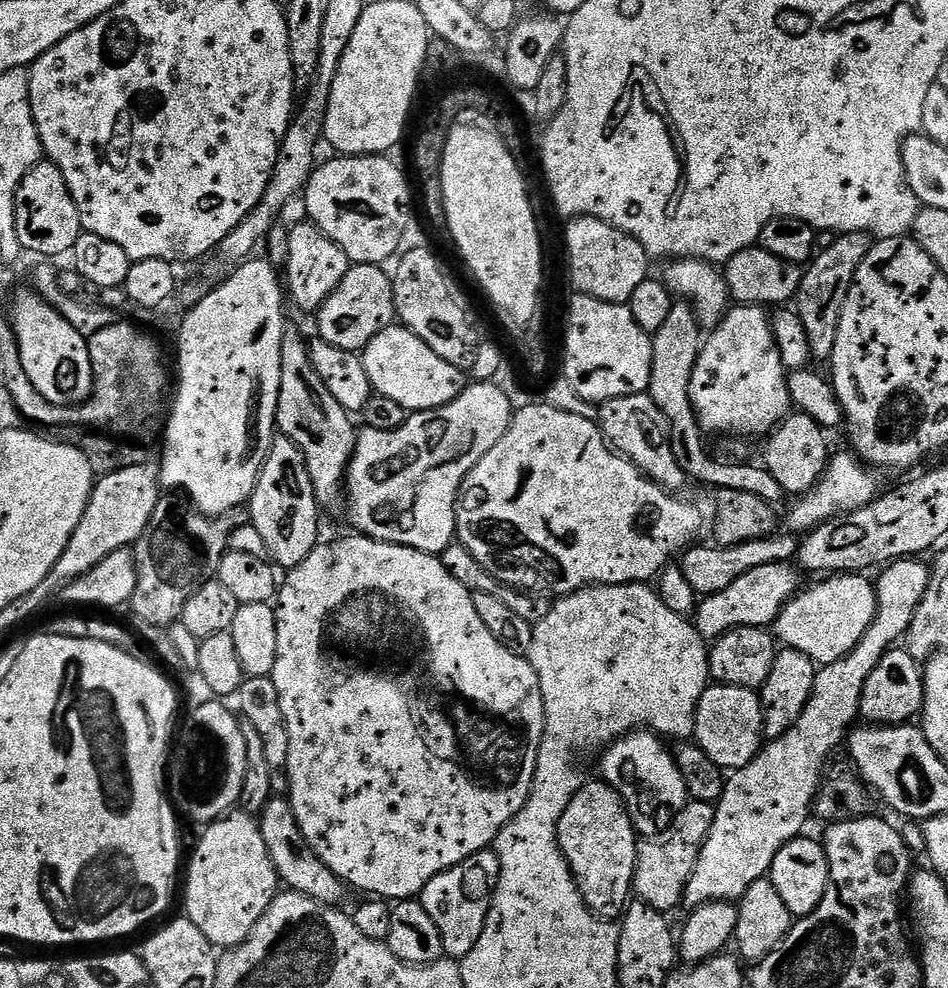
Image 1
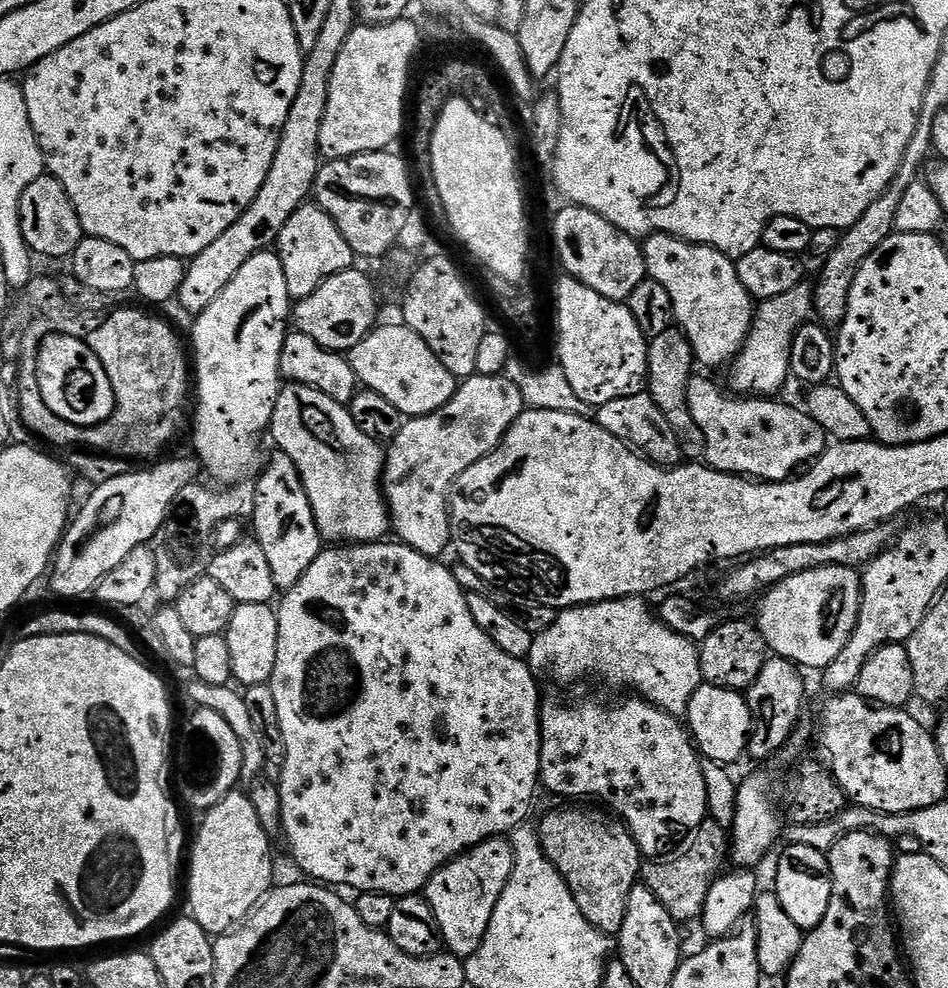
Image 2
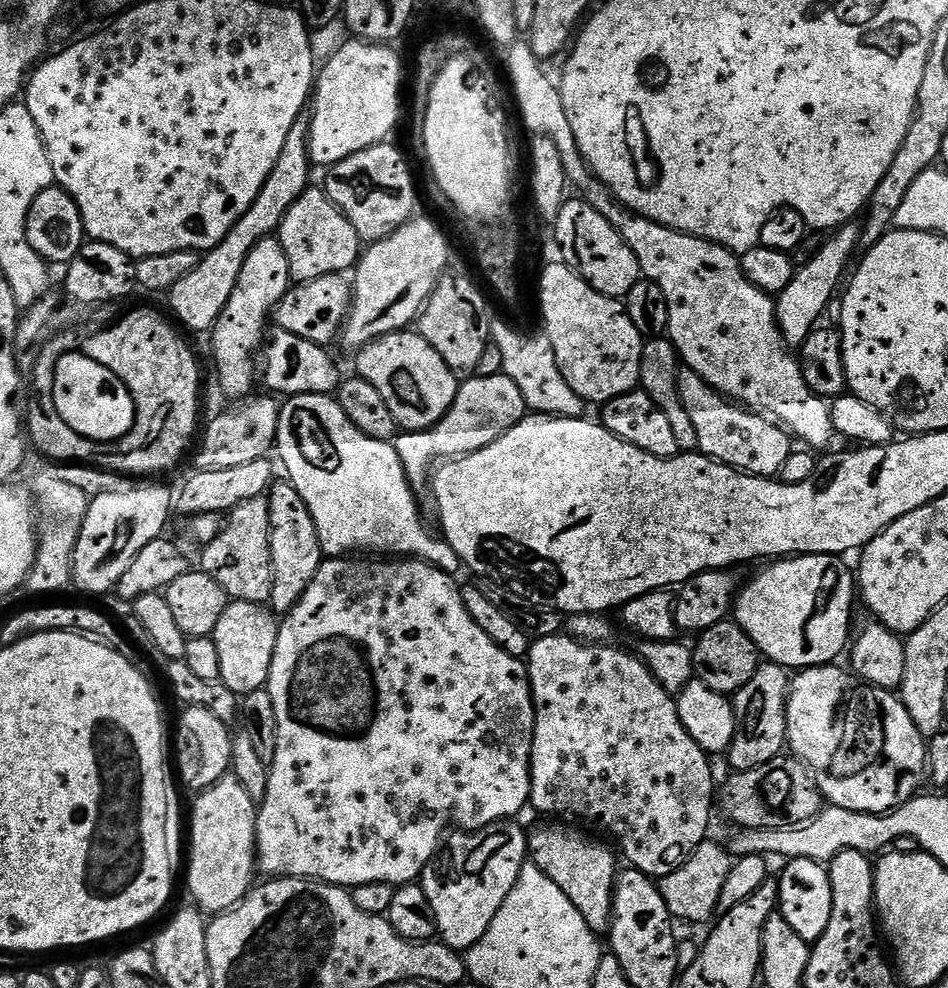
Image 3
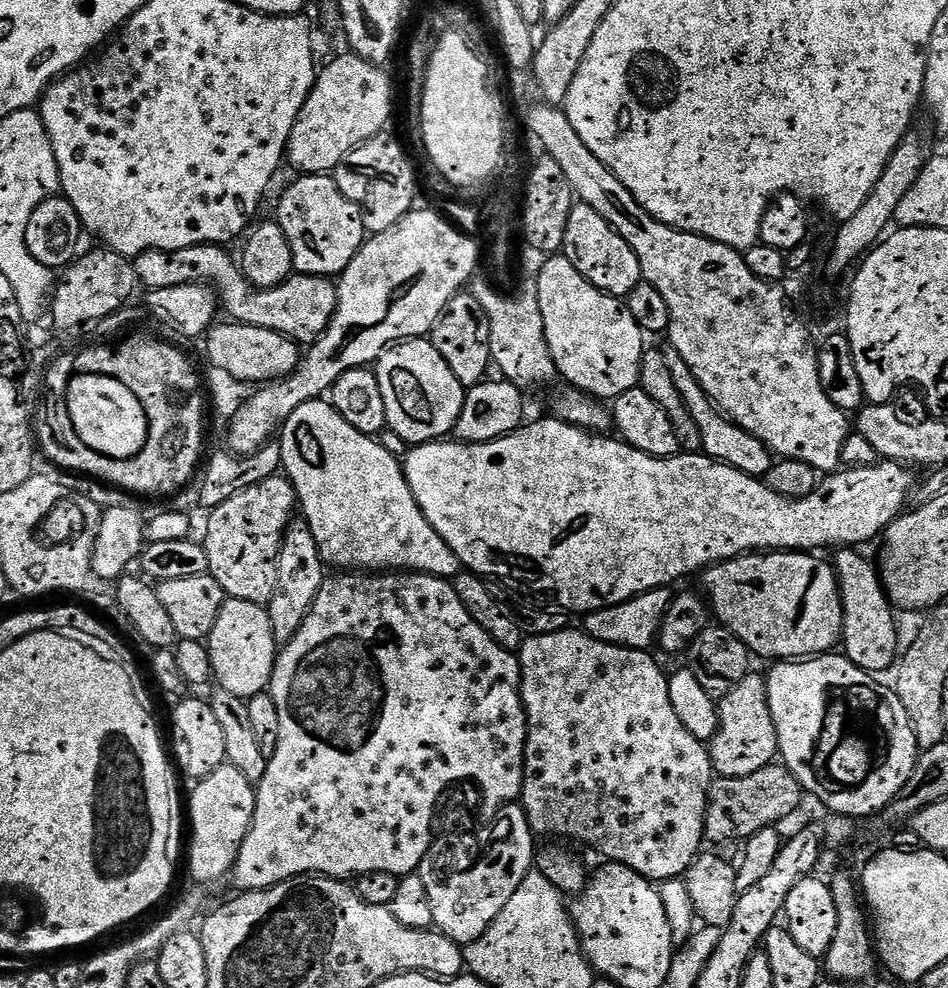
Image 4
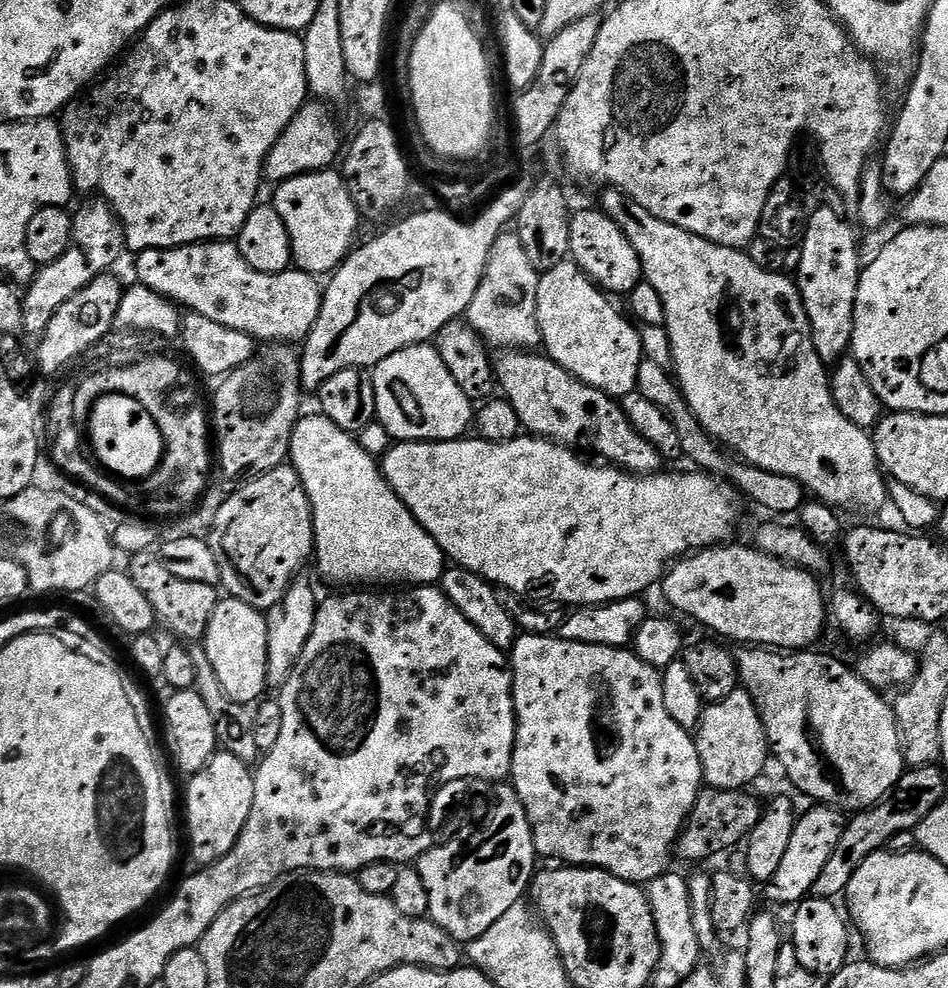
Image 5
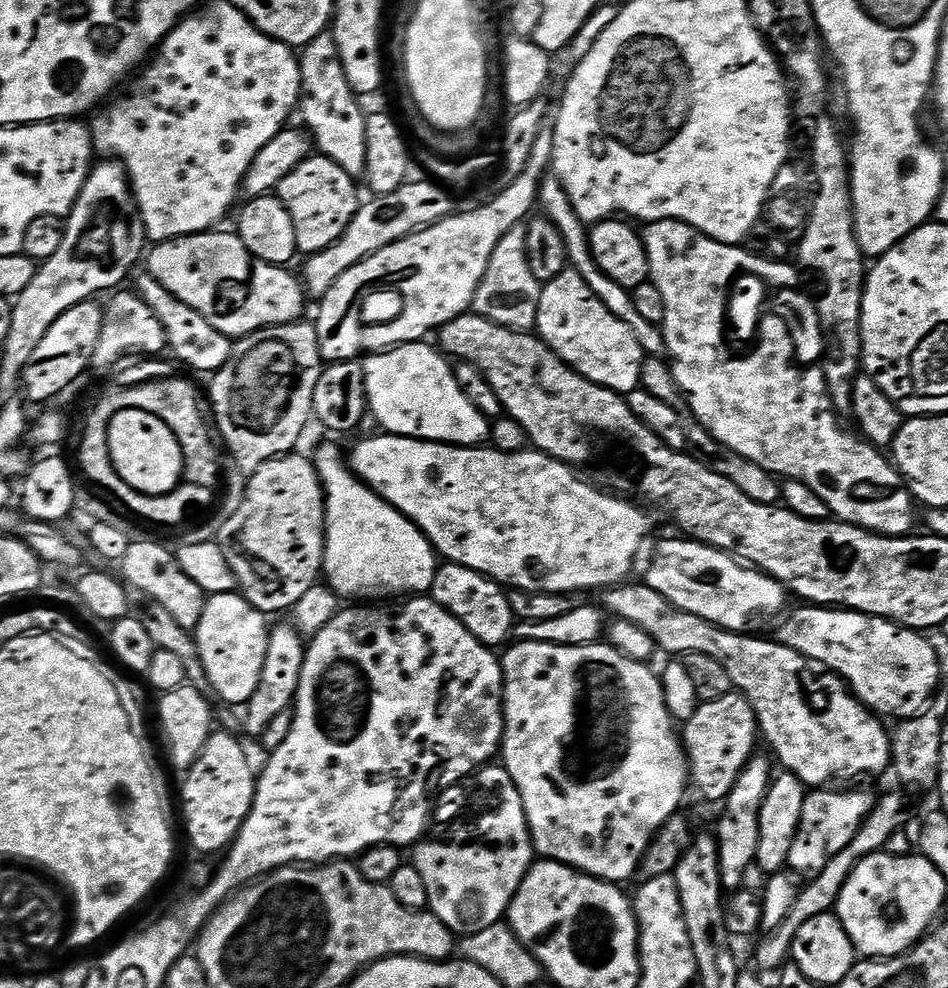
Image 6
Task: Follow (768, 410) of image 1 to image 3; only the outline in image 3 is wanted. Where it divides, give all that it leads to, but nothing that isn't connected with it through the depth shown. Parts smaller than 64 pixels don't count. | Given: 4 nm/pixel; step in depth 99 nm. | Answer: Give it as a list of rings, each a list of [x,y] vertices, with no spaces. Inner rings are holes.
[[[849,222],[835,229],[829,235],[832,237],[804,265],[801,263],[797,267],[790,286],[786,286],[786,290],[782,290],[775,297],[776,321],[789,349],[799,349],[800,345],[806,342],[812,329],[821,323],[820,315],[827,310],[828,303],[832,299],[834,299],[833,301],[837,299],[838,293],[845,283],[846,273],[853,263],[852,255],[860,248],[861,231],[861,225],[856,222]],[[848,263],[850,263],[849,268]],[[844,271],[846,271],[845,276]]]

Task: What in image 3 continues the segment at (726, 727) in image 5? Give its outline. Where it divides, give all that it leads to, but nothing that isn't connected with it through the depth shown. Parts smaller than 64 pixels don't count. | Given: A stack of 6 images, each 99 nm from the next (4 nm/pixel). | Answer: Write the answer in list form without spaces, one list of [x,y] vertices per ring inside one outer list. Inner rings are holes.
[[[771,662],[761,663],[760,669],[734,693],[736,710],[736,736],[726,753],[726,759],[733,764],[736,772],[754,770],[785,751],[788,742],[788,689],[789,669]]]

